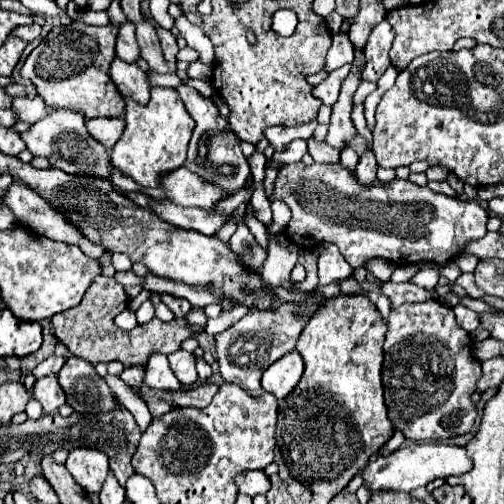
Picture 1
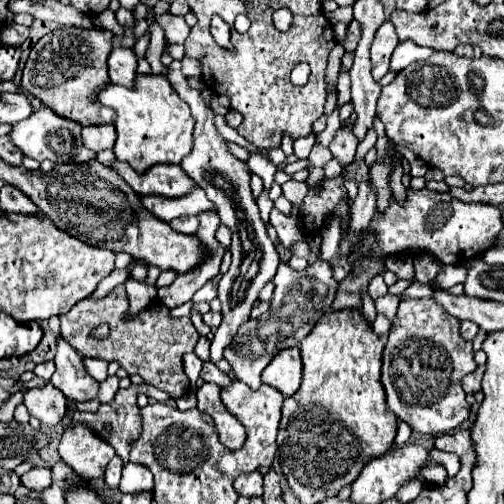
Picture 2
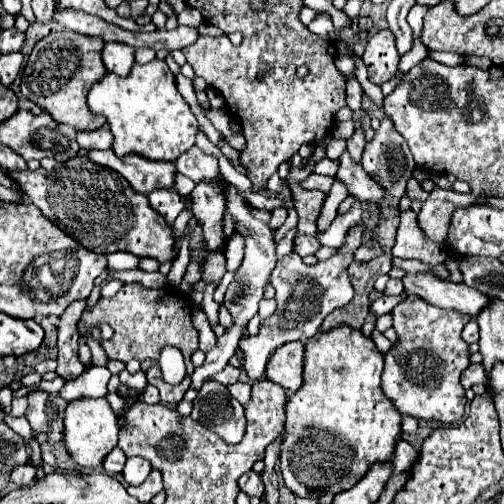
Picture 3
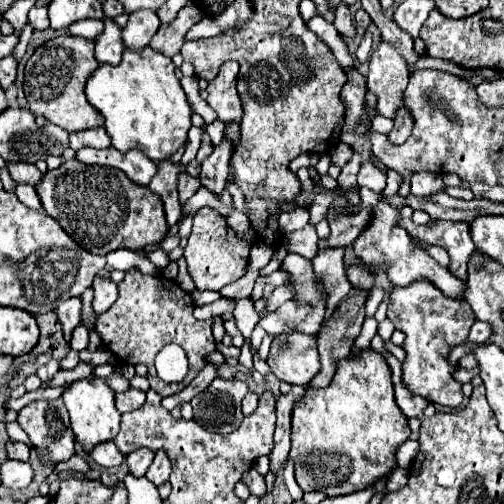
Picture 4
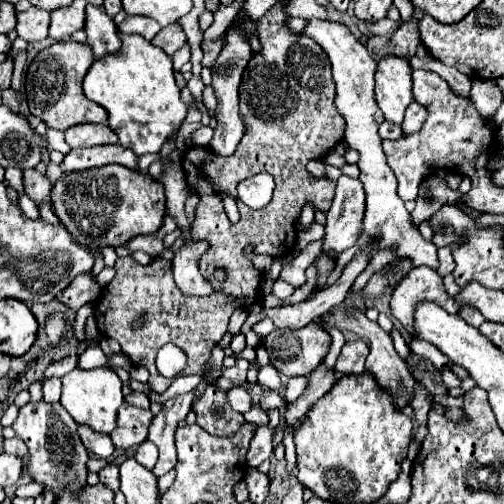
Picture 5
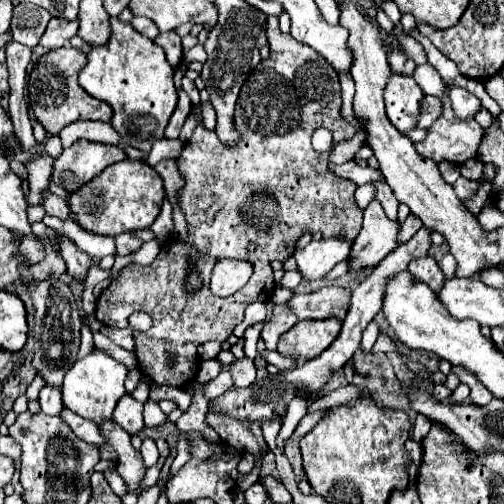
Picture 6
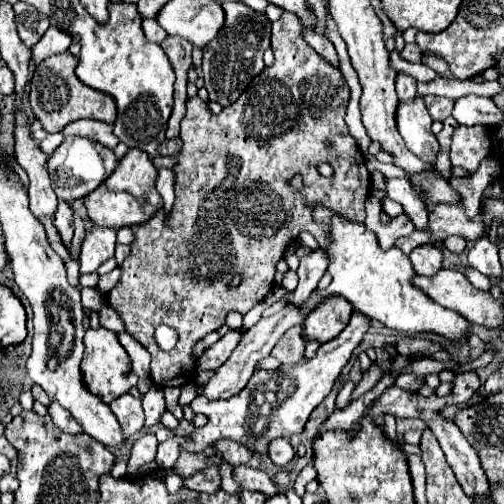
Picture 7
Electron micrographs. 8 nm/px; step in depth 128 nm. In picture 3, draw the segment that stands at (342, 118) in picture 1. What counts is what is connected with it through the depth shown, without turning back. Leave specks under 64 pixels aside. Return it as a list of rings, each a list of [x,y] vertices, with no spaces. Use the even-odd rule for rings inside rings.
[[[346,150],[338,158],[338,172],[336,172],[336,176],[338,176],[338,180],[342,180],[346,184],[346,188],[350,190],[350,194],[358,196],[358,200],[380,202],[382,190],[376,186],[374,180],[370,180],[366,176],[366,172],[362,172],[360,164],[356,164],[352,160],[352,156],[348,156]]]

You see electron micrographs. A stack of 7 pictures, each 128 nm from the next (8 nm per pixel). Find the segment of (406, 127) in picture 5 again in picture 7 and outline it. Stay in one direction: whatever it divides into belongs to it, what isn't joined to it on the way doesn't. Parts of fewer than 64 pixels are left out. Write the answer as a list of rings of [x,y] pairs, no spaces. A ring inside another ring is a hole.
[[[424,96],[424,102],[426,102],[426,108],[432,116],[432,120],[446,120],[452,112],[452,106],[454,106],[454,100],[450,98],[440,98],[440,96]]]

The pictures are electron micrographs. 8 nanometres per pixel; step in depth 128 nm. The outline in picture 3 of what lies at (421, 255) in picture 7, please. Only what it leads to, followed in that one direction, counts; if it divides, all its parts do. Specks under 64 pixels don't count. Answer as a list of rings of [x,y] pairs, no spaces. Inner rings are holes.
[[[408,296],[404,302],[400,302],[392,310],[392,316],[394,316],[394,330],[398,334],[398,340],[384,356],[384,372],[382,372],[384,394],[388,396],[392,406],[400,410],[402,416],[412,416],[426,422],[442,422],[442,424],[452,424],[460,420],[466,408],[466,396],[460,384],[460,374],[470,366],[468,344],[460,338],[460,332],[470,318],[462,316],[456,310],[442,310],[430,306],[428,302],[416,296]]]

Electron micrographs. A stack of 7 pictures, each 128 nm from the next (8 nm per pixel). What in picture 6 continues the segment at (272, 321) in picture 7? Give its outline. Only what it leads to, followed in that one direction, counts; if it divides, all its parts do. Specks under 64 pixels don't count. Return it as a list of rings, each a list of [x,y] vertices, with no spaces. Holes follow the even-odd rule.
[[[324,286],[310,294],[296,294],[290,300],[292,312],[298,320],[326,320],[326,318],[340,318],[348,314],[352,290],[340,286]],[[248,358],[230,364],[230,372],[234,376],[234,388],[246,388],[248,384],[252,384],[252,380],[256,380],[256,366]]]

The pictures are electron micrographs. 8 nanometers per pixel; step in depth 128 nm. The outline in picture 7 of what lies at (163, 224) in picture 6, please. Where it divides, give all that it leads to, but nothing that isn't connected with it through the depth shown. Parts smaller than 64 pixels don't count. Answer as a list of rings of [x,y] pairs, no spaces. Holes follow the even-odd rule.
[[[158,170],[158,180],[156,180],[156,190],[164,200],[164,214],[168,216],[174,204],[174,172],[172,170]]]

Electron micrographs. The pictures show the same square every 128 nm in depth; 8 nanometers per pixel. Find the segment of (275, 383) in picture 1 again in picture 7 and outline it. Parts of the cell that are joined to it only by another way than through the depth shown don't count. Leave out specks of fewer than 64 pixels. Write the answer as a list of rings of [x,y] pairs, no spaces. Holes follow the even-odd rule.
[[[342,296],[328,298],[306,316],[304,342],[316,340],[318,344],[324,344],[336,338],[338,332],[346,328],[350,316],[352,316],[352,304],[348,304],[348,300],[344,300]]]

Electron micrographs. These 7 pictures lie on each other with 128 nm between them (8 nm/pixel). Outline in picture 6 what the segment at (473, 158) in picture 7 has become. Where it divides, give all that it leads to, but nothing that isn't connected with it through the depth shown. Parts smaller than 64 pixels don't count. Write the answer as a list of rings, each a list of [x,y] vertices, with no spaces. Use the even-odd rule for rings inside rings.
[[[444,108],[444,112],[438,116],[438,120],[428,128],[428,134],[422,142],[416,142],[414,148],[416,152],[420,152],[420,156],[424,158],[430,158],[434,162],[442,162],[442,160],[448,160],[452,164],[464,164],[466,160],[470,158],[476,158],[476,156],[468,156],[468,154],[476,154],[478,152],[478,146],[480,146],[480,140],[484,136],[484,130],[482,126],[472,118],[472,120],[456,120],[456,114],[452,112],[452,108]]]

